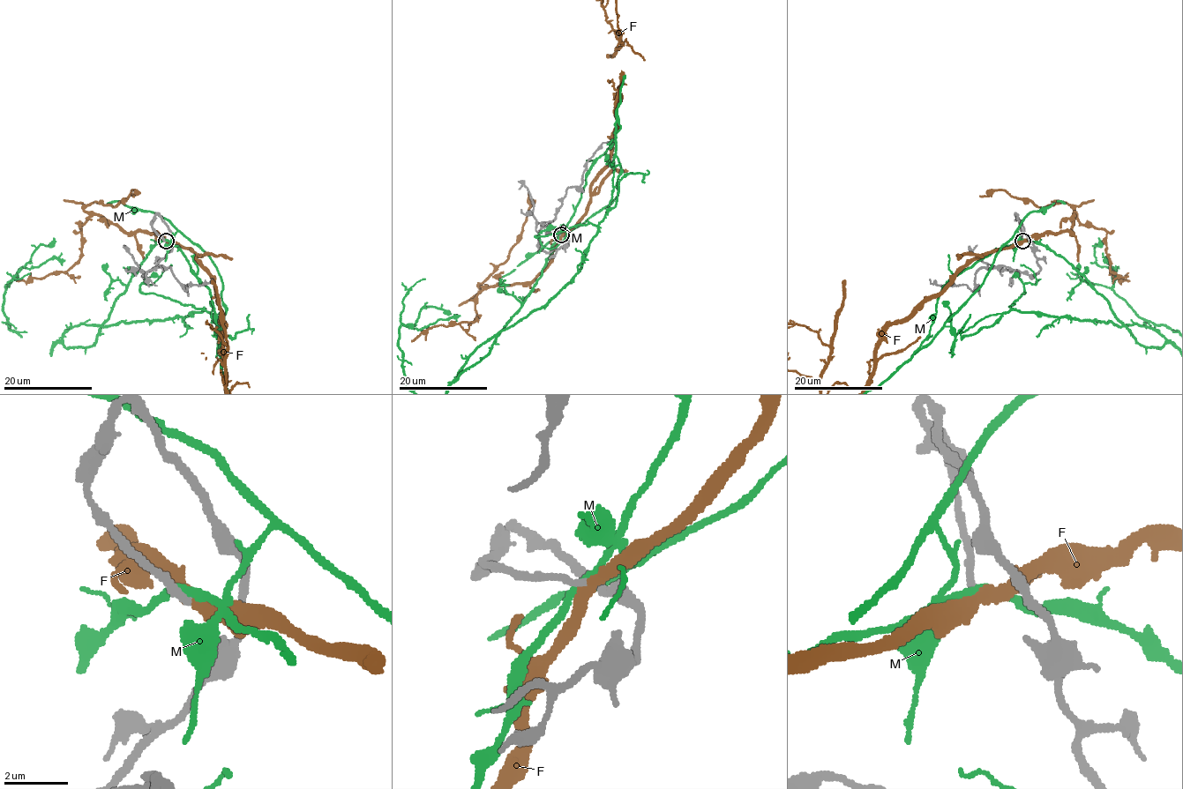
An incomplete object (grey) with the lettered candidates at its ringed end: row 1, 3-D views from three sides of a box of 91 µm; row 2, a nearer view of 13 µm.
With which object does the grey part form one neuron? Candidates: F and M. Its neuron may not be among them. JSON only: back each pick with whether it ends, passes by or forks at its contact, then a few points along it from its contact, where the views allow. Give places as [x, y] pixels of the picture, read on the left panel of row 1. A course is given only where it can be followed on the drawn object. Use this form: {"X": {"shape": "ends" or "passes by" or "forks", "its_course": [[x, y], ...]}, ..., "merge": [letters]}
{"F": {"shape": "passes by"}, "merge": ["F"]}

